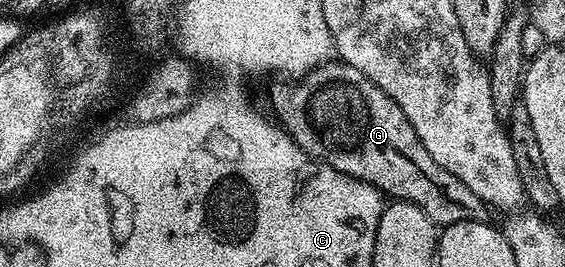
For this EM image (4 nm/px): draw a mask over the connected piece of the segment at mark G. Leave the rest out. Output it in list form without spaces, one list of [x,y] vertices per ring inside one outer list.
[[[326,62],[320,64],[318,68],[312,68],[310,72],[306,72],[305,75],[300,77],[296,82],[281,82],[285,84],[277,84],[270,90],[269,104],[273,107],[274,112],[272,115],[275,117],[276,123],[285,129],[285,133],[293,137],[294,142],[296,142],[307,155],[313,157],[315,160],[321,161],[322,164],[331,166],[351,178],[359,178],[363,182],[375,186],[386,197],[392,198],[393,200],[406,200],[415,206],[419,206],[419,210],[423,210],[423,214],[427,214],[427,218],[431,218],[433,224],[444,226],[446,224],[454,224],[455,222],[467,222],[468,220],[488,221],[490,219],[490,209],[479,198],[479,194],[475,194],[469,187],[463,186],[463,182],[459,182],[459,178],[455,178],[455,174],[443,170],[443,166],[439,166],[439,162],[435,162],[435,158],[431,158],[431,154],[427,154],[427,146],[423,146],[423,142],[419,142],[419,134],[415,134],[415,126],[411,126],[411,122],[407,122],[407,114],[403,114],[403,110],[399,110],[397,103],[383,90],[379,90],[379,86],[375,86],[375,82],[371,82],[371,78],[367,78],[367,74],[355,70],[355,66],[344,62],[333,63],[334,62]]]

